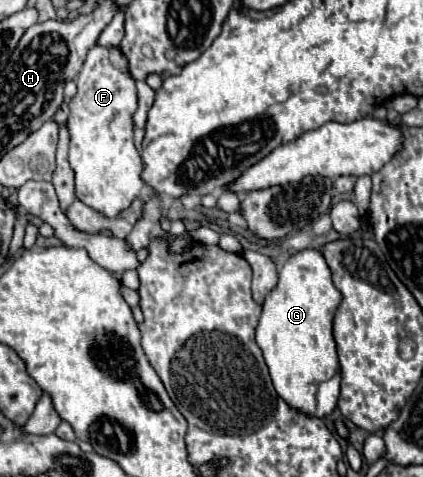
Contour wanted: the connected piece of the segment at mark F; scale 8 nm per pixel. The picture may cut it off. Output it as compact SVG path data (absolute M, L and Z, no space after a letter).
M92 46L76 78L78 92L68 100L70 166L76 172L76 196L104 216L118 216L144 188L142 158L134 146L132 114L138 106L136 80L128 72L128 60L120 48Z

